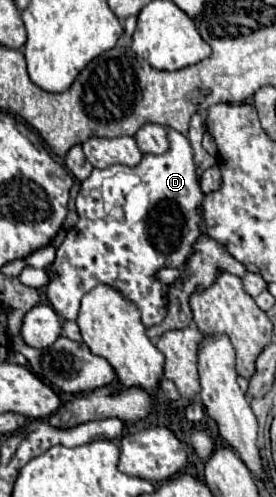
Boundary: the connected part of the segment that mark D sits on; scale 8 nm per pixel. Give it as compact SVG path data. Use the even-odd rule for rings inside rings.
M167 128L167 138L169 150L165 154L143 154L141 164L137 166L115 164L105 170L93 170L91 176L81 182L77 196L79 222L67 232L67 238L57 248L57 258L51 266L51 282L47 284L47 300L61 318L77 320L81 298L99 282L123 292L141 310L143 326L155 326L165 318L165 284L155 280L155 272L165 266L185 266L185 258L189 258L189 246L193 246L197 234L201 232L203 216L199 208L205 196L199 188L193 148L187 136Z

